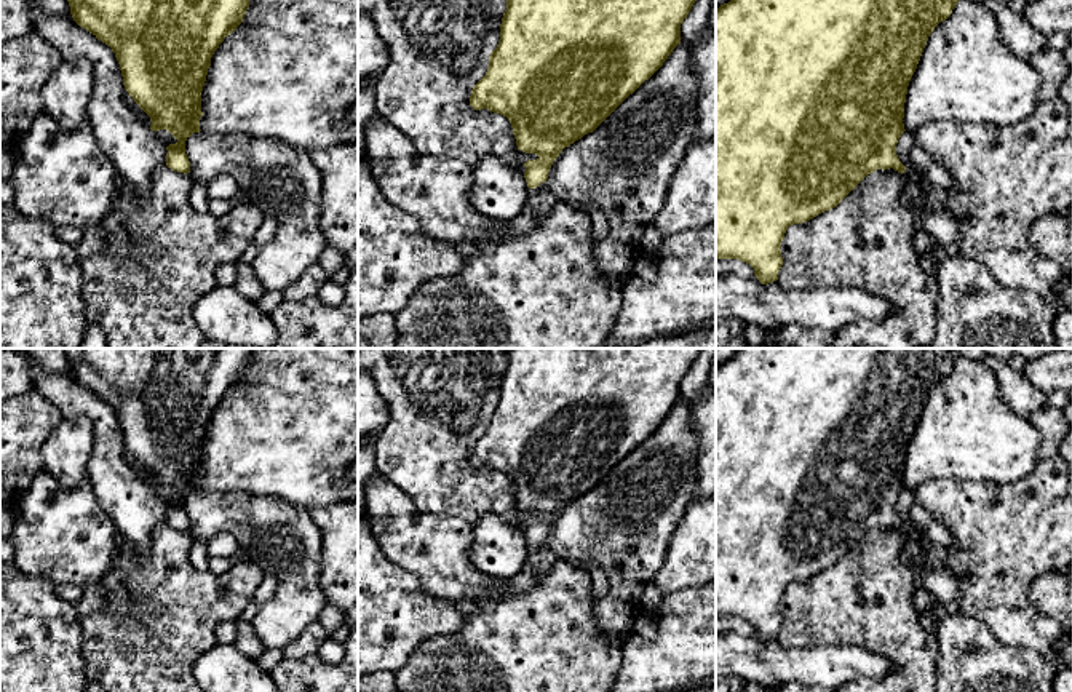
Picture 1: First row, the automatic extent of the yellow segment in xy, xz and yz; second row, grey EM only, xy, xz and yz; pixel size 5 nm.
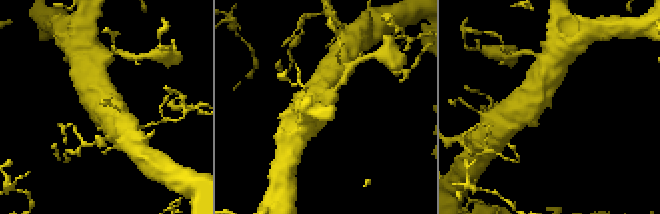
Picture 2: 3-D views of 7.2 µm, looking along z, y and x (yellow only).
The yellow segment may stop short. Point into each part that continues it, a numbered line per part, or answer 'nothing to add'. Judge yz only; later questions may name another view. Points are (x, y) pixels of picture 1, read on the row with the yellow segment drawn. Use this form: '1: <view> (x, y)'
1: yz (935, 197)

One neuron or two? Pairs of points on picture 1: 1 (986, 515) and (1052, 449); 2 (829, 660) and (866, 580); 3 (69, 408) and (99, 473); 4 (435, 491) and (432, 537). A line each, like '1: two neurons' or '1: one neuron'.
1: two neurons
2: two neurons
3: one neuron
4: two neurons

